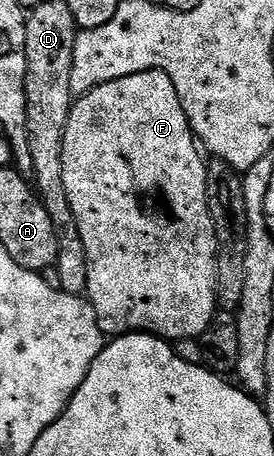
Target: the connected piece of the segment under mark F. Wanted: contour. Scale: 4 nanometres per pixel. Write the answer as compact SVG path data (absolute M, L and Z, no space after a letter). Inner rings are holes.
M147 70L138 72L134 76L126 76L122 80L110 80L110 84L102 84L88 94L79 95L73 101L70 120L66 120L66 136L62 144L62 184L66 184L66 196L70 200L70 208L74 208L74 216L78 220L78 232L82 232L82 244L86 244L86 260L88 261L86 297L92 303L96 313L98 328L106 336L139 332L155 334L157 338L165 340L199 339L217 317L216 229L214 220L210 216L208 197L206 196L207 175L208 167L205 155L186 120L182 100L178 100L178 91L174 89L174 80L170 80L170 76L166 72ZM148 190L152 190L152 194L164 194L164 198L168 198L168 202L172 202L172 214L176 214L176 218L148 218L148 214L140 214L140 210L136 210L136 198L140 198L140 194L148 194Z

